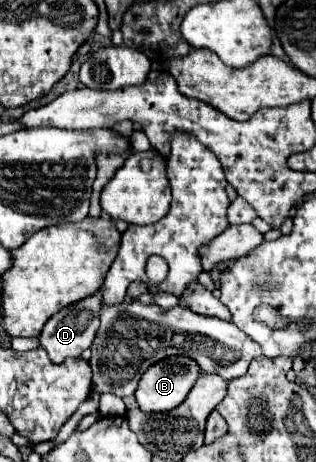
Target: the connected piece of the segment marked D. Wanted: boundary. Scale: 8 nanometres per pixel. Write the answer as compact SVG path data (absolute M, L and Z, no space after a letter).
M93 294L89 298L83 298L83 300L75 302L75 304L69 304L67 308L59 310L55 316L49 318L49 322L45 324L39 340L41 340L41 346L47 350L47 354L53 362L61 362L69 356L81 356L81 352L87 350L93 344L95 334L99 330L101 308L103 308L101 296Z

